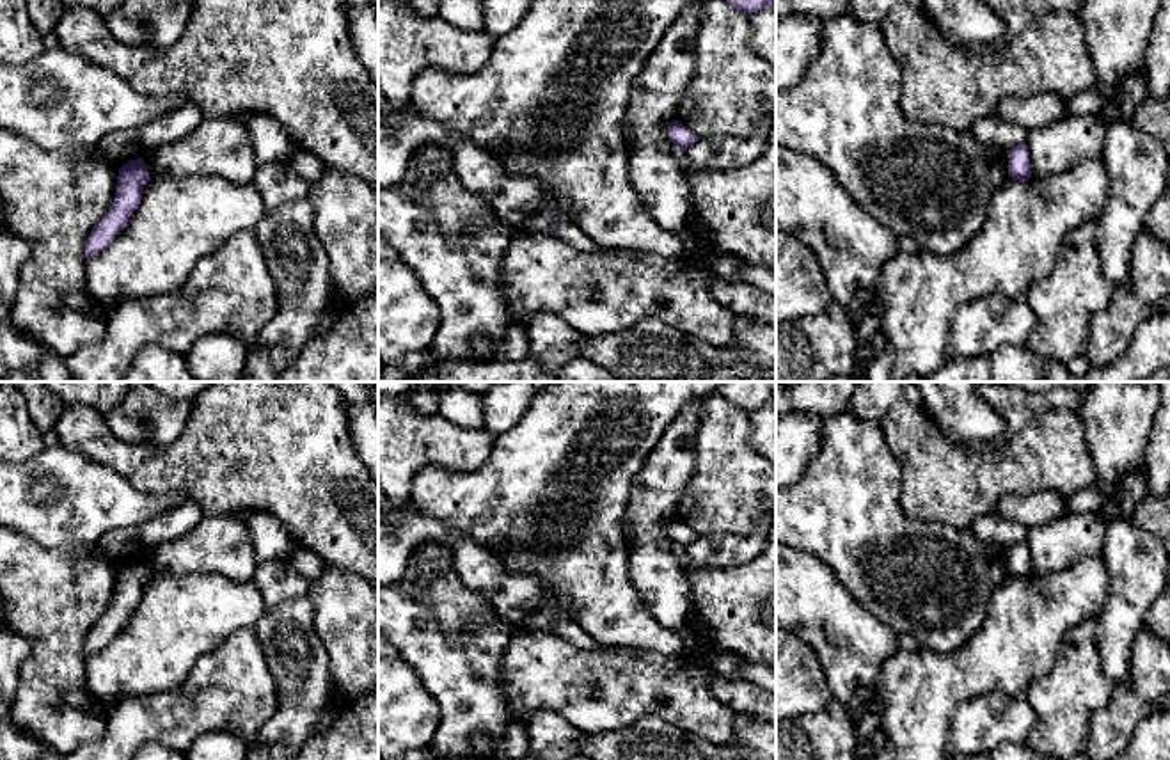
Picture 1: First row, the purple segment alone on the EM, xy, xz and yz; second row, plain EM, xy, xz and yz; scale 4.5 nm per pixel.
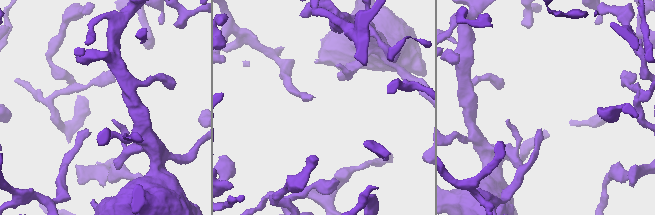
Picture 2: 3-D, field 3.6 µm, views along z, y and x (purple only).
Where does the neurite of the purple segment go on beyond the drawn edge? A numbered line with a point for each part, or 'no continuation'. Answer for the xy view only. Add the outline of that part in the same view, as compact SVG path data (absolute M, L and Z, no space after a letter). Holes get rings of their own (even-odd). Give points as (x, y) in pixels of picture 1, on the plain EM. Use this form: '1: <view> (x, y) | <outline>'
no continuation

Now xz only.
1: xz (567, 629) | M561 620L554 632L570 641L572 645L579 646L581 650L600 650L602 645L597 643L579 623L573 620Z

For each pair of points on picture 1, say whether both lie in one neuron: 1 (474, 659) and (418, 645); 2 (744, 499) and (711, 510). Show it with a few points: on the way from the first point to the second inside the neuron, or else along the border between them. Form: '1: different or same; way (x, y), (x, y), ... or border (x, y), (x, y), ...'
1: same; way (460, 659), (437, 659), (432, 654)
2: same; way (735, 499), (719, 501)

